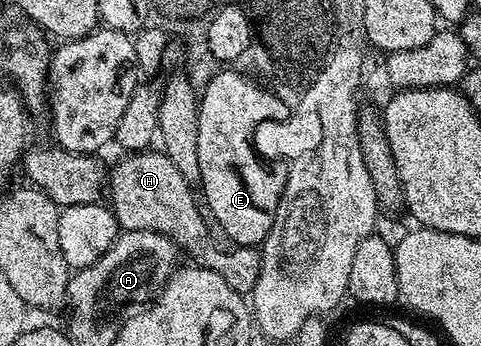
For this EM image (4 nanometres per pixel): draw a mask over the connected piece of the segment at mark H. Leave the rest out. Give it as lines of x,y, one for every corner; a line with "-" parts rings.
144,150
137,153
128,153
122,158
123,160
119,161
115,166
114,164
112,165
108,173
107,187
109,207
120,229
128,232
160,233
162,236
167,236
178,245
180,251
186,257
188,255
192,259
190,261
194,267
213,270
215,274
221,275
221,278
224,278
225,282
233,290
237,290
239,295
250,295
250,292
256,286
256,275
259,272
258,249
252,245
236,245
235,247
228,248
229,250
221,252
209,241
208,221
202,209
200,208
199,210
197,206
197,202
193,196
194,189
192,185
185,182
185,178
182,177
180,170
177,169
177,166
162,151

